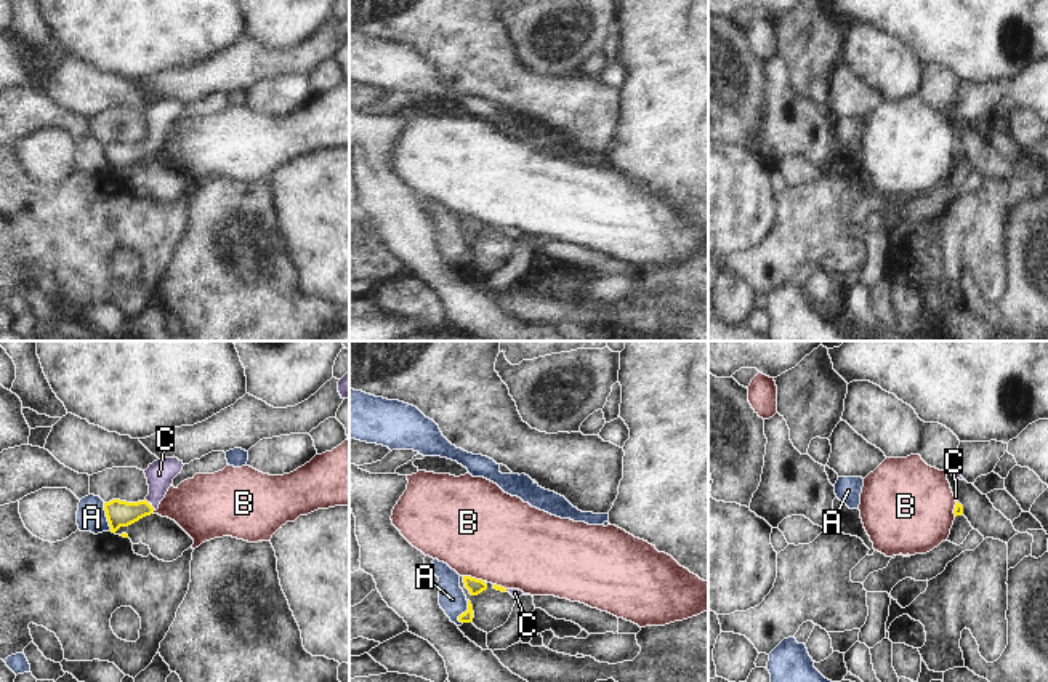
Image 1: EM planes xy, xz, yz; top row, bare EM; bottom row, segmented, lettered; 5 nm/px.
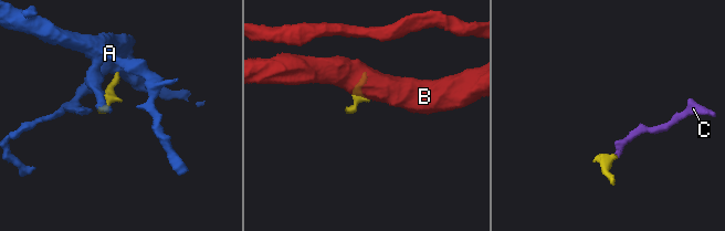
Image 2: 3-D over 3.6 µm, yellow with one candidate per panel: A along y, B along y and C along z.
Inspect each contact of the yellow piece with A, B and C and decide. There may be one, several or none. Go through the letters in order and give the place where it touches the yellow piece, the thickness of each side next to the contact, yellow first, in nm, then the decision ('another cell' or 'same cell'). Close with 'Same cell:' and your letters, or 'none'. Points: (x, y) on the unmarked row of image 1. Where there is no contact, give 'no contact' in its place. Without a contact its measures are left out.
A: xy (106, 157) | 130/140 nm | another cell
B: xz (473, 220) | 80/460 nm | another cell
C: xy (146, 143) | 130/140 nm | same cell
Same cell: C

